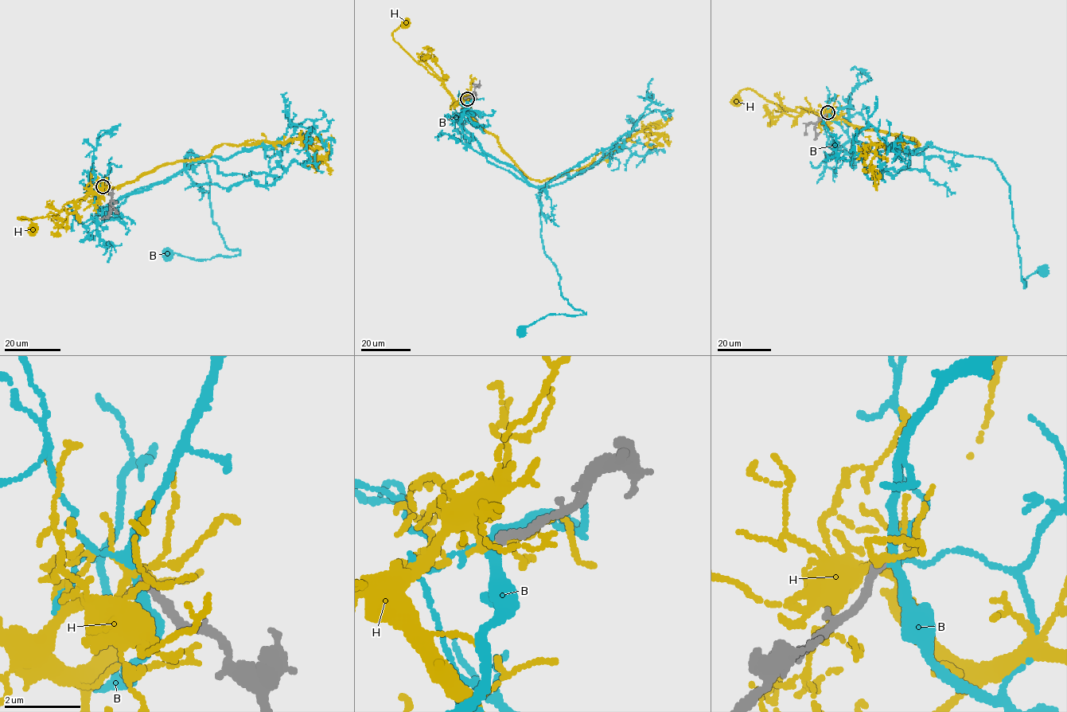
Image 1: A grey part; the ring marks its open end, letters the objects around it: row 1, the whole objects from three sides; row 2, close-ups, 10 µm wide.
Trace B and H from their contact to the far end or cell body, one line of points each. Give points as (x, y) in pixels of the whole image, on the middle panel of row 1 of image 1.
B: (467, 99), (459, 122), (480, 147), (540, 189), (543, 248), (562, 296), (586, 313), (548, 314), (521, 330)
H: (467, 99), (454, 100), (441, 80), (416, 63), (394, 39), (392, 33), (405, 24)

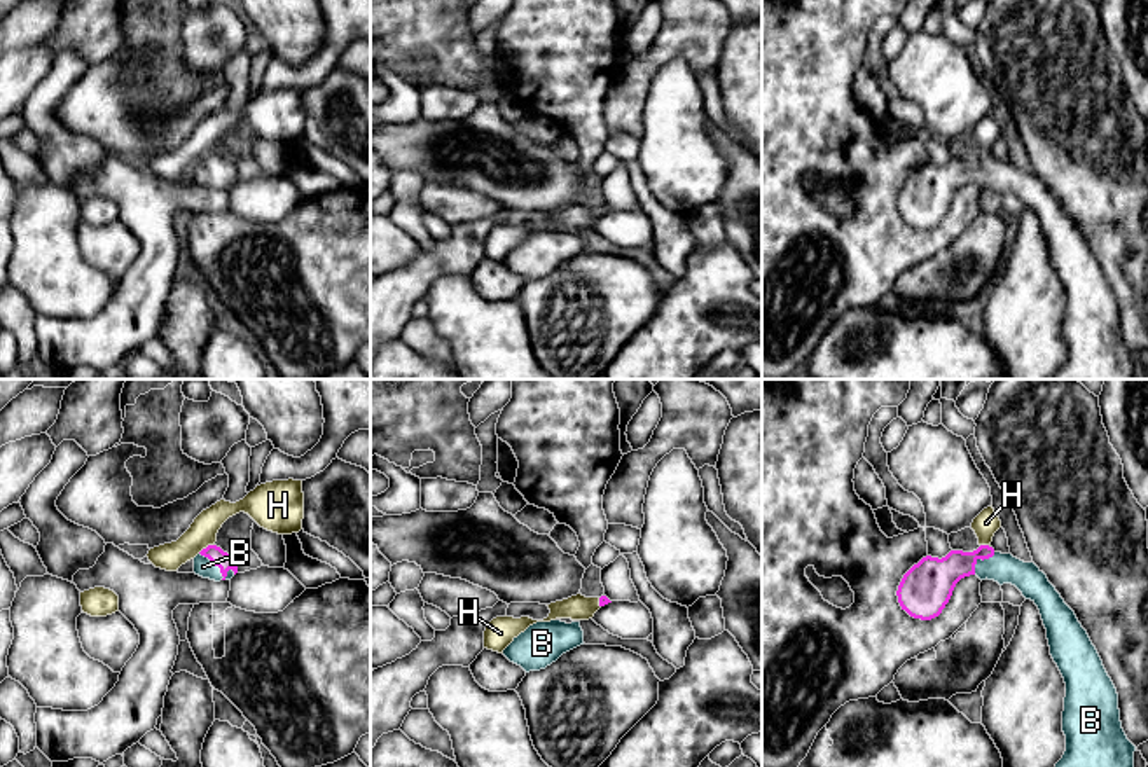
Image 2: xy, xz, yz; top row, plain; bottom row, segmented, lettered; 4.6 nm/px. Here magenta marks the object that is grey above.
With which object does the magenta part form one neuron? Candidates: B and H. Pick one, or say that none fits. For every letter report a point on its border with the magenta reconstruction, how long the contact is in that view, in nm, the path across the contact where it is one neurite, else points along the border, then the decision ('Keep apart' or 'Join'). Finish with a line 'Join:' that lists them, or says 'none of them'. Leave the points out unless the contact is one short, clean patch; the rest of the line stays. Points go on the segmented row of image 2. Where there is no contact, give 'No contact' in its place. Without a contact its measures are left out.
B: Touches magenta at xy (221, 570). Shared border 190 nm. Path across: xy (215, 554), (215, 563), (221, 570), (203, 566). Join
H: Touches magenta at xy (207, 547). Shared border 90 nm. Boundary: xy (214, 544), (198, 552). Keep apart
Join: B

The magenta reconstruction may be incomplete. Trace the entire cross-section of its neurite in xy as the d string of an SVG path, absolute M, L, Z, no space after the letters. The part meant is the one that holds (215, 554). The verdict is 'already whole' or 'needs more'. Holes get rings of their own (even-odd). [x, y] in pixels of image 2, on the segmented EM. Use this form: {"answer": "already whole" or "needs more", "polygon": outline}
{"answer": "needs more", "polygon": "M208 545L194 557L194 573L215 582L231 580L238 573L238 559L217 545Z"}

